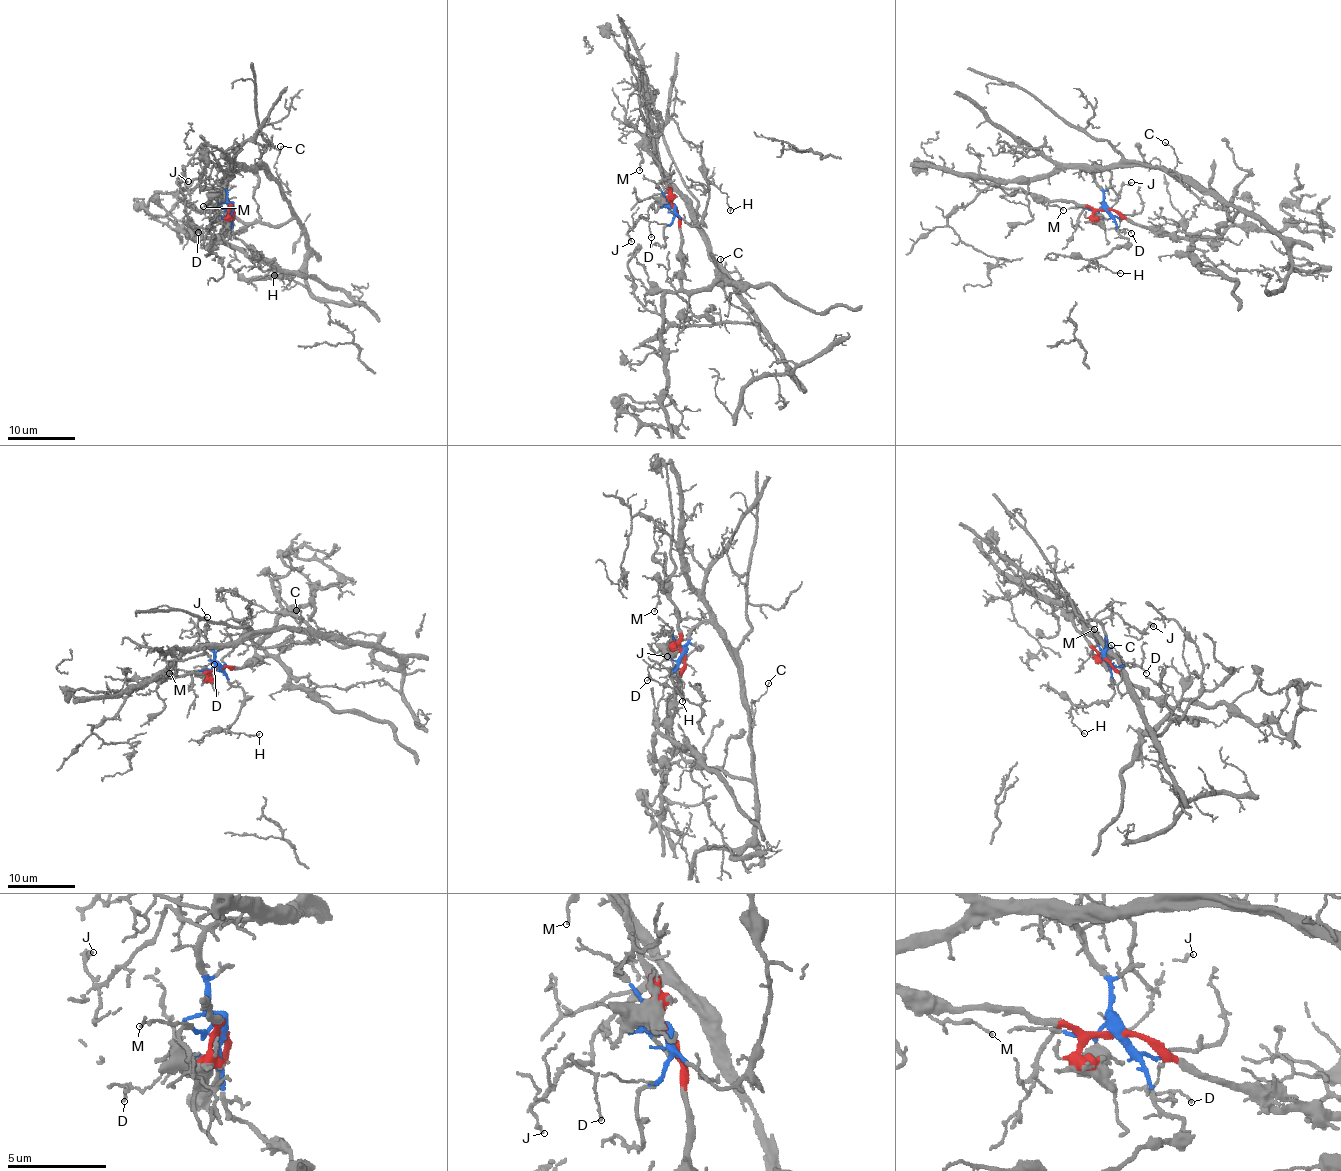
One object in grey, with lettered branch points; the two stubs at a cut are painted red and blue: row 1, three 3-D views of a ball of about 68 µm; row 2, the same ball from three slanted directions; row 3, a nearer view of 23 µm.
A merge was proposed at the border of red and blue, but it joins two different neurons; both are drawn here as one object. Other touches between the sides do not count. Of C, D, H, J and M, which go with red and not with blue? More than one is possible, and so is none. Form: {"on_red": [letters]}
{"on_red": ["M"]}

